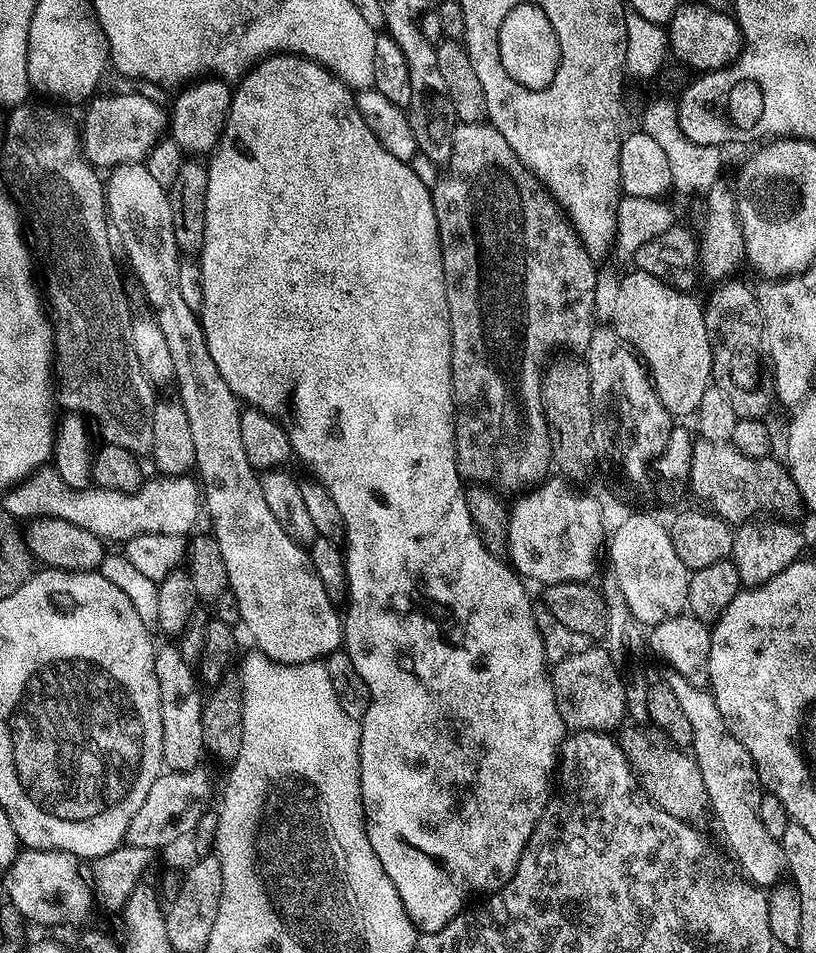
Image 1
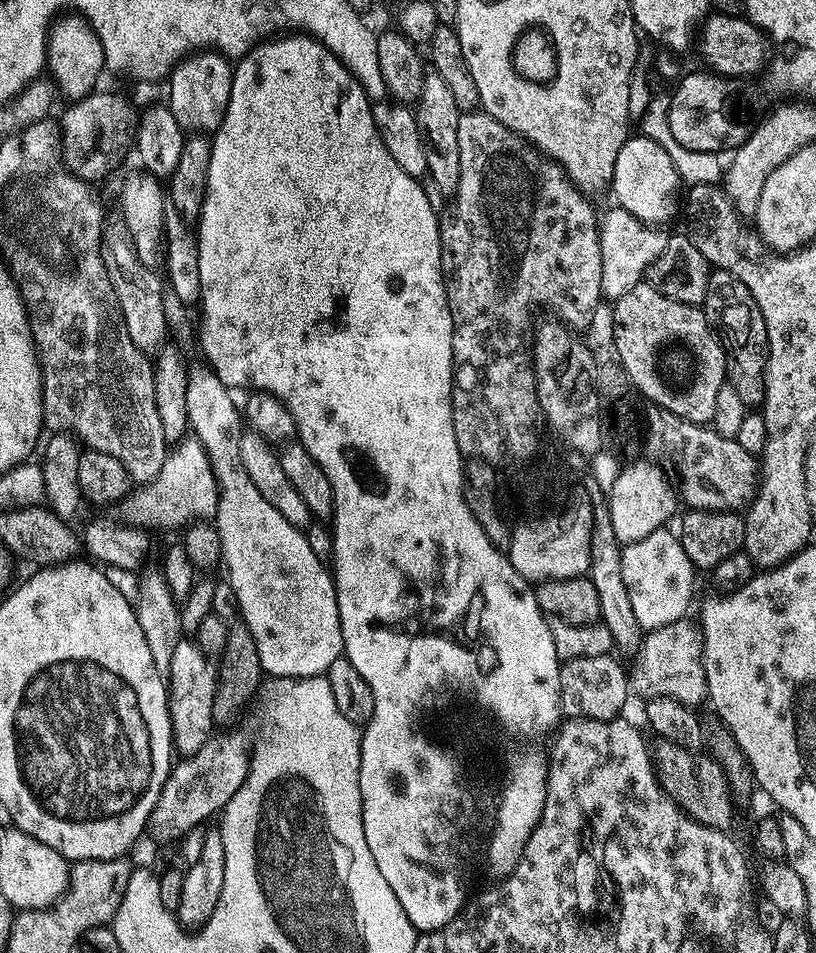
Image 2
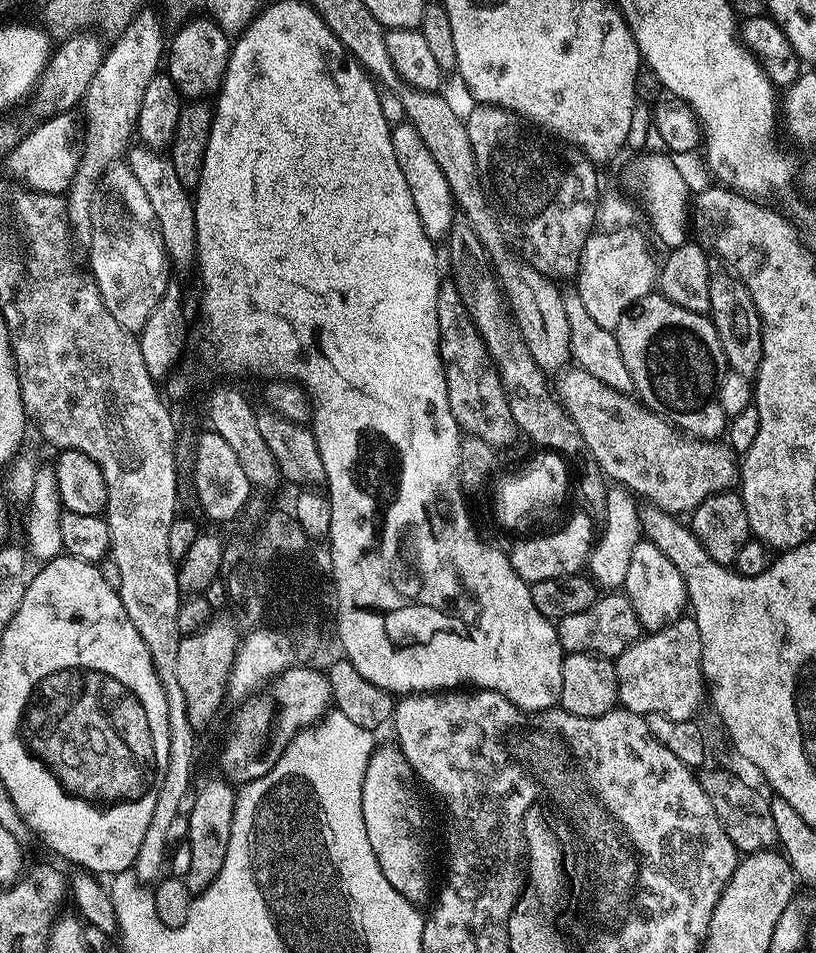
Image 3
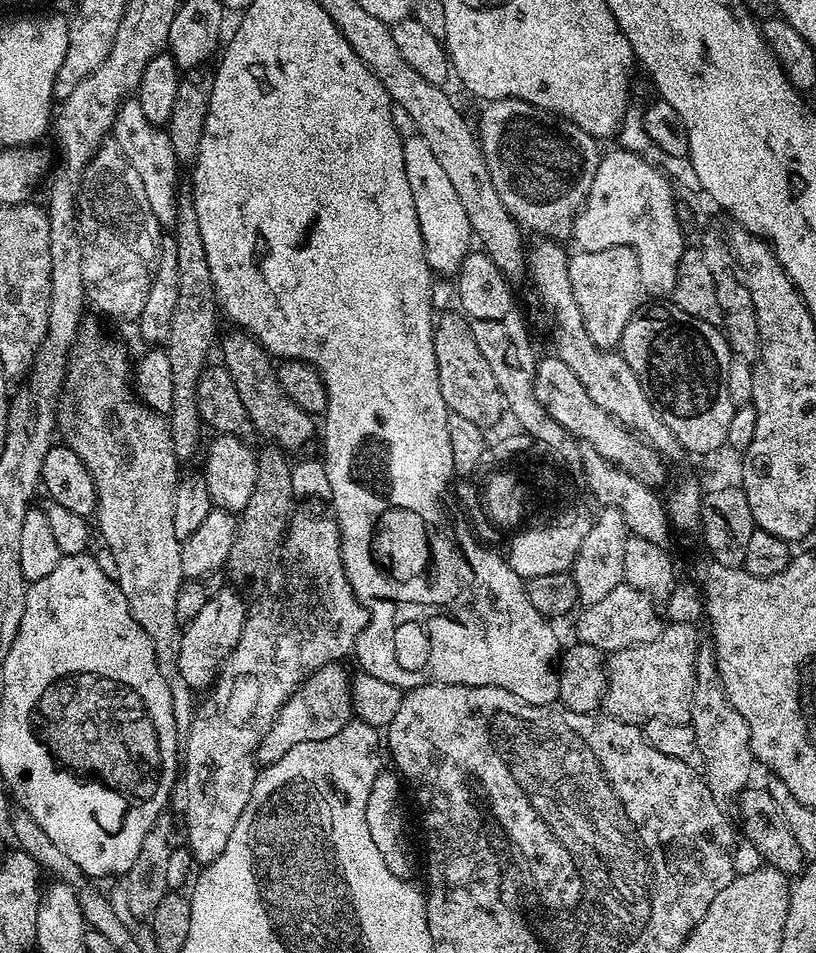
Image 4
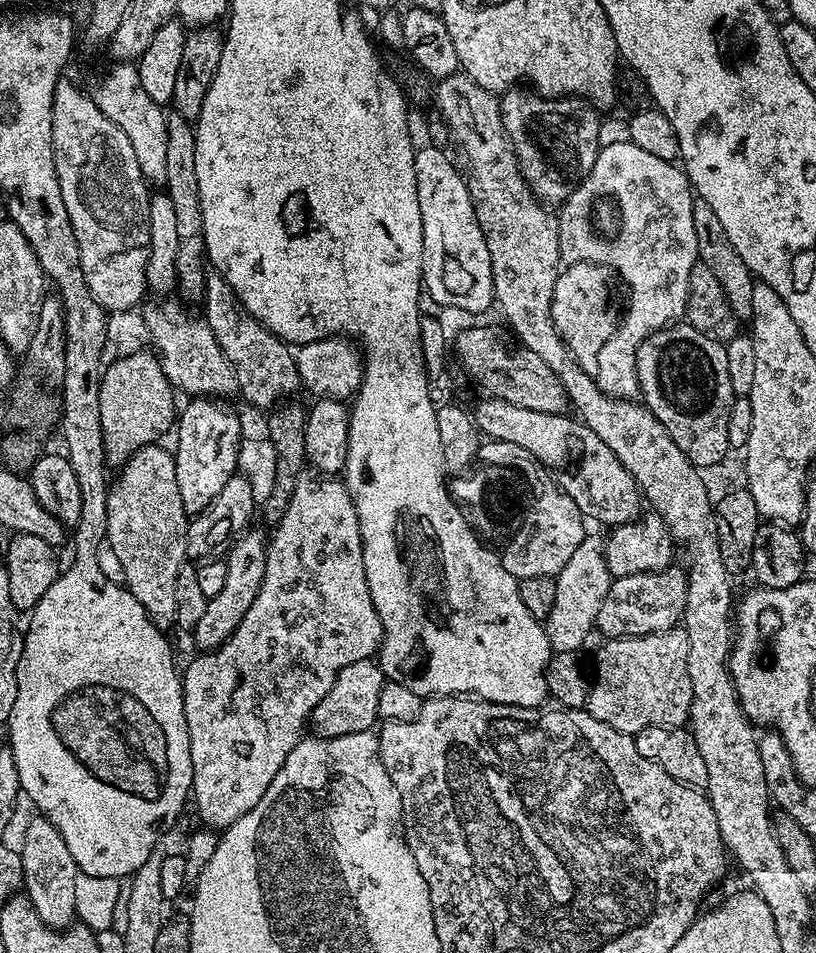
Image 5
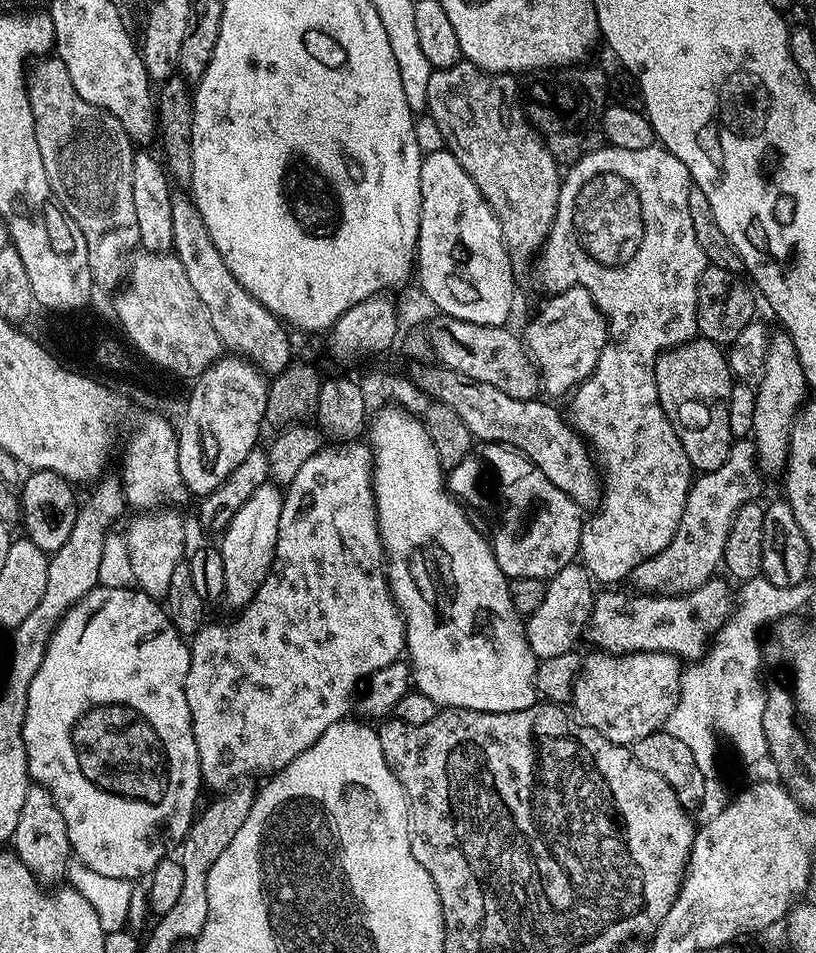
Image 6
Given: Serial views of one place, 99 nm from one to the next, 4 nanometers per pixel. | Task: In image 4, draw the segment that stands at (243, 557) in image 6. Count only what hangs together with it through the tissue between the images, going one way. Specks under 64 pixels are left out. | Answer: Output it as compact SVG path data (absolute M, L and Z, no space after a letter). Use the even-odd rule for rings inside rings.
M222 586L216 592L207 597L205 605L202 606L198 614L182 628L182 646L178 646L178 670L182 670L182 678L194 690L207 690L216 682L220 675L220 667L224 665L225 660L238 646L238 638L244 629L244 623L248 617L249 605L244 604L245 597L237 589L231 586Z

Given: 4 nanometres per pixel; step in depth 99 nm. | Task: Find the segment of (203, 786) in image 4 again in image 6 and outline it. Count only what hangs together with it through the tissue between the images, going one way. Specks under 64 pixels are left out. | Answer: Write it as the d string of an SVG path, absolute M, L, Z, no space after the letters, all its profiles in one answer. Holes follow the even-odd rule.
M344 442L344 443L341 443L341 444L340 444L340 445L339 445L339 446L328 446L328 447L325 447L325 448L324 448L324 449L323 449L323 450L321 450L321 451L318 451L318 452L316 452L316 453L315 453L315 454L314 454L314 458L310 458L310 459L308 459L308 461L307 461L307 462L306 462L306 463L305 463L305 464L304 464L304 465L302 465L302 470L298 470L298 474L294 474L294 478L293 478L293 479L292 479L292 480L291 480L291 482L290 482L290 483L288 483L288 484L287 484L287 486L286 486L286 491L285 491L285 492L284 492L284 505L283 505L283 506L282 506L282 519L280 519L280 520L279 520L279 522L278 522L278 546L277 546L277 547L276 547L276 557L275 557L275 558L274 558L274 562L273 562L273 563L272 563L272 570L271 570L271 572L269 572L269 573L268 573L268 577L267 577L267 578L266 578L266 582L262 582L262 586L261 586L261 587L260 587L260 589L259 589L259 590L258 590L258 594L257 594L257 595L256 595L256 596L255 596L255 598L254 598L254 599L252 599L252 600L251 600L251 602L249 602L249 604L247 604L247 606L245 606L245 608L241 608L241 609L239 609L239 611L237 611L237 612L236 612L236 613L235 613L235 615L233 615L233 616L236 616L236 617L234 617L234 618L233 618L233 620L228 620L228 621L226 621L226 622L225 622L225 624L211 624L211 622L208 622L208 623L205 623L205 624L204 624L204 625L203 625L203 627L201 627L201 628L200 628L200 629L199 629L199 630L197 630L197 632L196 632L196 633L195 633L195 635L193 635L193 636L192 636L192 637L191 637L191 640L190 640L190 647L191 647L191 649L192 649L192 657L191 657L191 658L190 658L190 670L189 670L189 671L188 671L188 673L187 673L187 674L186 674L186 682L185 682L185 683L184 683L184 689L185 689L185 690L186 690L186 702L187 702L187 703L188 703L188 705L189 705L189 706L190 706L190 718L191 718L191 719L192 719L192 729L193 729L193 730L194 730L194 742L195 742L195 743L196 743L196 745L197 745L197 746L198 746L198 762L199 762L199 763L200 763L200 779L201 779L201 781L203 781L203 783L204 783L204 784L205 784L205 785L207 785L207 787L208 787L208 784L209 784L209 786L210 786L210 787L212 787L212 788L216 788L216 789L215 789L215 790L227 790L227 789L229 789L229 788L231 788L231 787L233 787L233 785L235 785L235 784L236 784L236 783L237 783L237 782L240 782L240 781L243 781L243 780L244 780L244 779L245 779L245 778L252 778L252 777L248 777L248 776L256 776L256 775L258 775L258 774L259 774L259 772L268 772L268 773L267 773L267 774L275 774L275 773L278 773L278 772L281 772L281 771L282 771L282 770L283 770L283 768L284 768L284 767L286 767L286 765L287 765L287 764L289 764L289 763L290 763L290 762L294 762L294 758L298 758L298 754L302 754L302 750L306 750L306 749L307 749L307 748L309 748L309 747L310 747L310 746L314 746L314 742L318 742L318 738L322 738L322 734L326 734L326 730L330 730L330 726L334 726L334 722L338 722L338 721L339 721L339 720L343 720L343 719L345 719L345 717L347 717L347 716L348 716L348 715L349 715L349 713L351 713L351 712L348 712L348 711L350 711L350 710L351 710L351 708L352 708L352 711L353 711L353 708L354 708L354 701L355 701L355 700L356 700L356 699L357 699L357 696L358 696L358 688L357 688L357 692L356 692L356 684L360 684L360 685L363 685L363 684L364 684L364 683L365 683L365 681L367 681L367 679L368 679L368 677L369 677L369 676L373 676L373 675L374 675L374 674L375 674L375 672L377 672L377 671L378 671L378 670L382 670L382 669L383 669L383 668L385 668L385 667L386 667L386 666L390 666L390 665L391 665L391 664L394 664L394 663L397 663L397 661L399 661L399 660L400 660L400 659L401 659L401 657L403 657L403 656L404 656L404 655L405 655L405 652L406 652L406 645L405 645L405 643L404 643L404 618L403 618L403 616L401 616L401 615L400 615L400 607L398 607L398 606L397 606L397 605L396 605L396 599L394 599L394 597L393 597L393 596L392 596L392 591L391 591L391 590L390 590L390 589L388 589L388 574L387 574L387 571L386 571L386 565L385 565L385 563L384 563L384 547L383 547L383 546L382 546L382 542L381 542L381 541L380 541L380 527L379 527L379 526L378 526L378 522L377 522L377 521L376 521L376 499L375 499L375 498L374 498L374 490L373 490L373 489L372 489L372 450L371 450L371 447L369 447L369 445L368 445L368 444L367 444L367 443L364 443L364 442Z

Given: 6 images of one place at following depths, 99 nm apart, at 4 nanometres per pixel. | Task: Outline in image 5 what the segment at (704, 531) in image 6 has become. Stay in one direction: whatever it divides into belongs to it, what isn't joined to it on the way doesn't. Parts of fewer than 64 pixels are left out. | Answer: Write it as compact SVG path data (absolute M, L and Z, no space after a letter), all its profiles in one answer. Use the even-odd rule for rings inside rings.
M683 567L617 576L606 594L606 602L602 602L602 610L598 610L596 628L604 638L649 636L655 632L665 632L683 621L687 601L688 574Z

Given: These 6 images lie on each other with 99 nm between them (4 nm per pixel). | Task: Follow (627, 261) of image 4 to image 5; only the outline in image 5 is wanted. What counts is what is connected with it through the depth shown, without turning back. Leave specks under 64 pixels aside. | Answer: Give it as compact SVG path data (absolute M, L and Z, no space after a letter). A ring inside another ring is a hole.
M572 262L561 271L554 286L554 298L552 299L552 317L554 326L560 331L560 336L566 342L566 346L575 356L578 366L582 370L595 374L598 370L598 362L602 354L602 346L616 332L618 312L616 316L616 300L612 297L612 284L608 281L610 272L605 265L590 264L587 262Z

